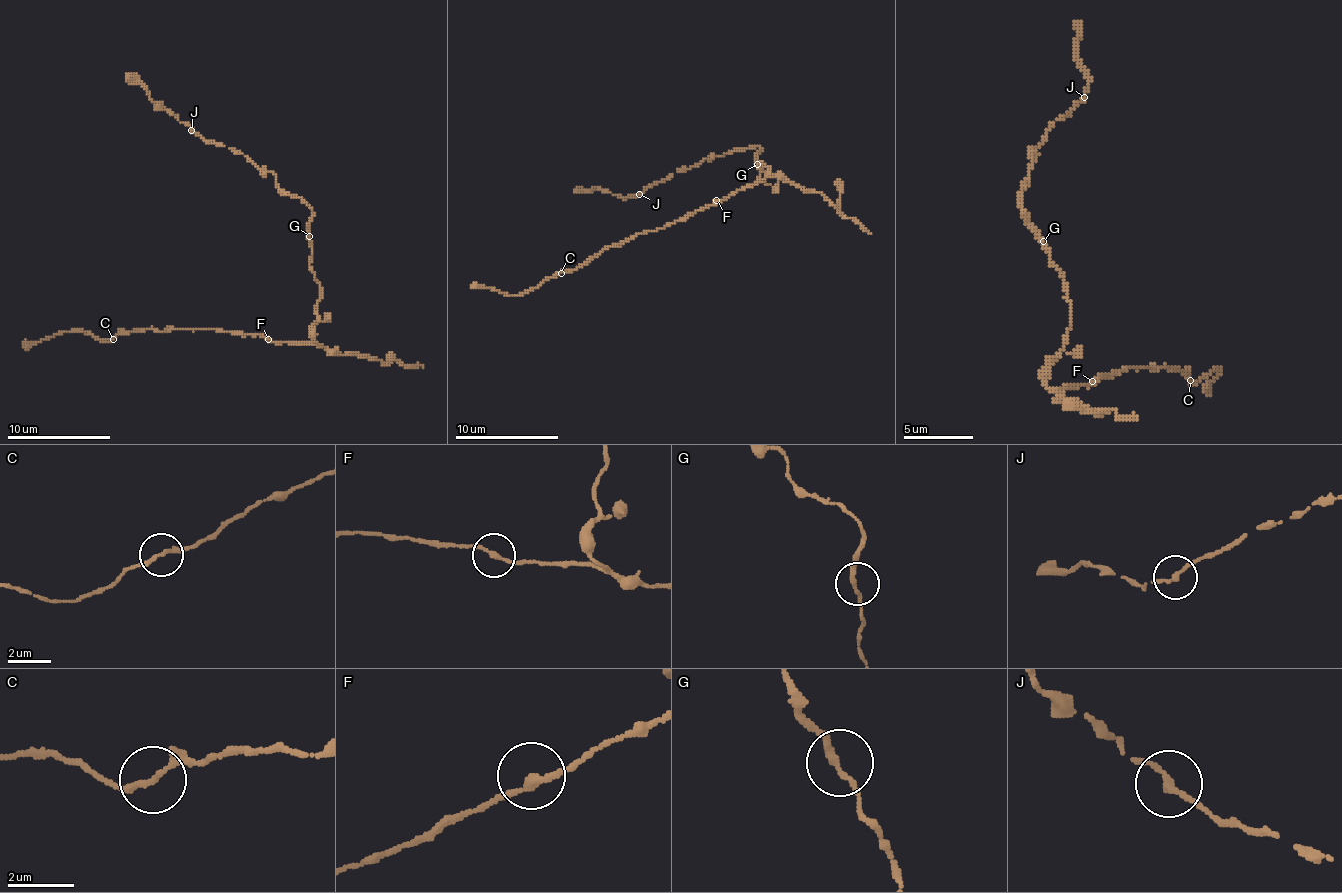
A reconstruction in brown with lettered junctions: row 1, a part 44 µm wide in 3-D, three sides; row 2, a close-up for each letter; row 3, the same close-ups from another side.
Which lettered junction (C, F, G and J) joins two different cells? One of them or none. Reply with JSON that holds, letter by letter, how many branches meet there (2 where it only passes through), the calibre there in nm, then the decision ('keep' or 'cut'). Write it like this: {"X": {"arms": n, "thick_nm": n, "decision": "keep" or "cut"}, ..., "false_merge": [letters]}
{"C": {"arms": 2, "thick_nm": 180, "decision": "keep"}, "F": {"arms": 2, "thick_nm": 190, "decision": "keep"}, "G": {"arms": 2, "thick_nm": 190, "decision": "keep"}, "J": {"arms": 2, "thick_nm": 190, "decision": "keep"}, "false_merge": []}

